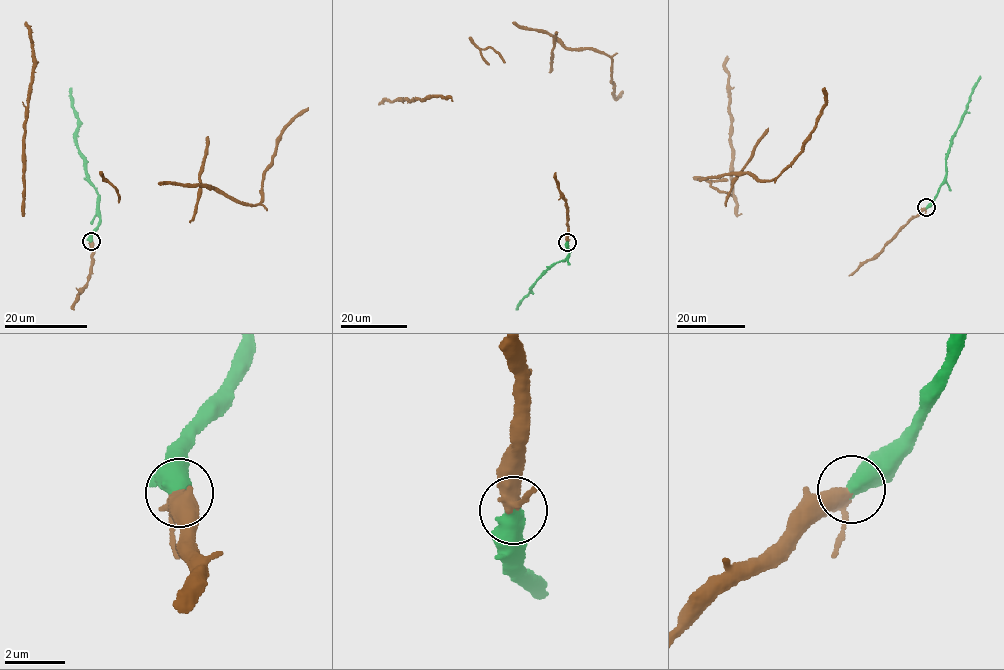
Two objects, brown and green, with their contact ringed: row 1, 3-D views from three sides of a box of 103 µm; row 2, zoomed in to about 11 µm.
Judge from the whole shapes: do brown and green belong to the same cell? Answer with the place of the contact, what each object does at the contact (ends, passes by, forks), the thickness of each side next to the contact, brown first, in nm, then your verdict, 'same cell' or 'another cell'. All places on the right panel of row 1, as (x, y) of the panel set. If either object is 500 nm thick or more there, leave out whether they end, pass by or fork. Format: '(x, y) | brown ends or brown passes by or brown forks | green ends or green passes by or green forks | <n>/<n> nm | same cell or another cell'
(926, 207) | 360/600 nm | same cell

